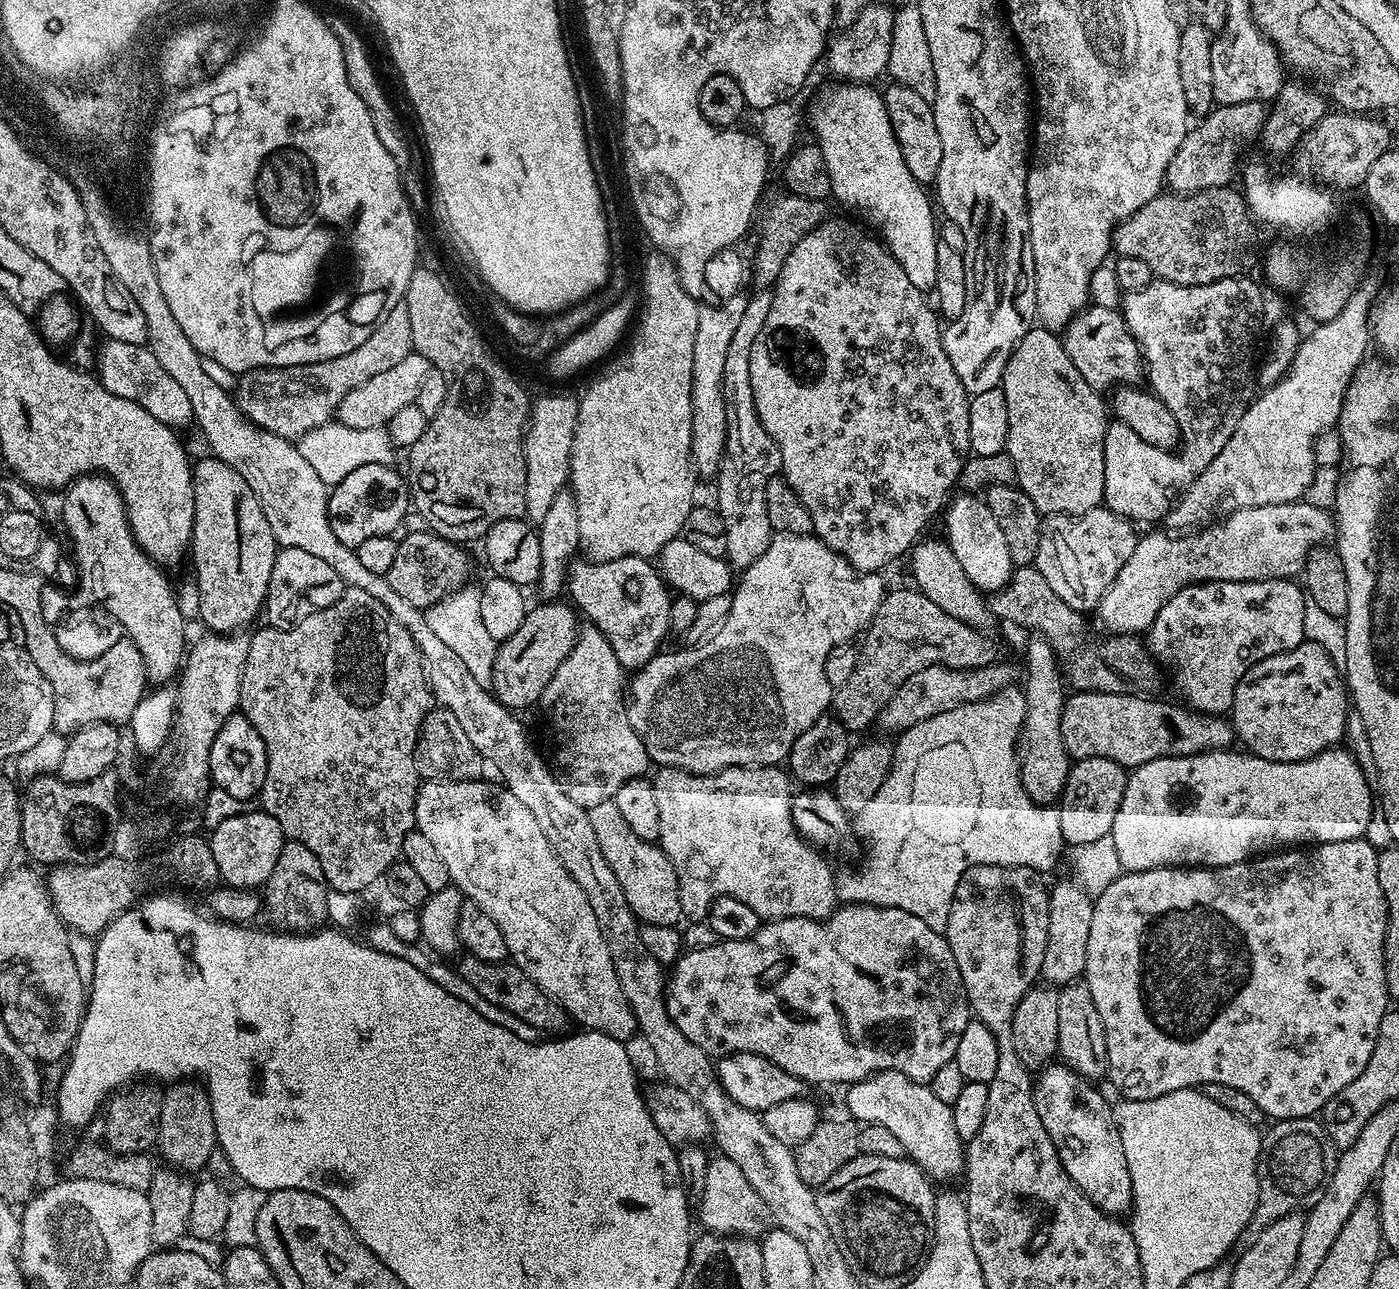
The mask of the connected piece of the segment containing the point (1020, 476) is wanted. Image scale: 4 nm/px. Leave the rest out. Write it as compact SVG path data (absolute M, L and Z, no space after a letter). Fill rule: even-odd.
M1034 326L1018 342L1018 346L1010 354L1006 362L1006 370L1002 387L1006 394L1006 415L1010 417L1010 426L1008 427L1008 447L1006 449L1009 458L1014 462L1016 471L1016 484L1034 502L1034 506L1042 514L1055 514L1057 516L1081 516L1090 510L1101 507L1104 503L1104 483L1106 482L1106 462L1104 461L1103 440L1106 438L1108 425L1110 423L1110 412L1106 407L1104 400L1099 391L1074 370L1074 362L1066 354L1061 337L1053 329L1043 326Z

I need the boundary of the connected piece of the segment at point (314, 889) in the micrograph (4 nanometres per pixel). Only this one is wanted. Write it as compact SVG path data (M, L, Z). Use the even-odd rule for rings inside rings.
M285 839L282 854L278 854L278 862L274 866L274 874L270 874L268 883L262 892L262 904L266 916L273 920L277 929L293 934L303 934L316 930L328 920L327 894L329 887L324 883L322 866L314 853L306 850L302 842Z

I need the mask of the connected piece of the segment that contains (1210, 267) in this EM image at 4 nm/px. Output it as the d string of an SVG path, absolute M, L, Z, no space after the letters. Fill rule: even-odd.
M1235 187L1227 188L1210 188L1195 192L1189 196L1179 194L1161 194L1156 196L1150 202L1146 202L1146 206L1142 206L1142 210L1138 210L1130 218L1126 218L1112 232L1111 251L1119 256L1129 256L1130 258L1138 258L1139 261L1146 262L1150 266L1153 277L1158 280L1168 280L1170 283L1179 284L1182 287L1202 286L1206 283L1218 282L1220 279L1234 279L1243 277L1256 264L1256 228L1257 221L1253 220L1251 212L1248 210L1248 203L1245 202L1243 195L1239 191L1235 192Z

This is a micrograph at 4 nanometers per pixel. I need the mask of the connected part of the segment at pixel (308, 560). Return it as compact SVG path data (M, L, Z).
M280 548L274 558L274 570L270 570L270 586L268 587L268 599L266 601L267 623L273 628L291 626L298 620L305 620L310 614L338 602L342 598L345 584L327 562L309 554L307 550L297 548Z

